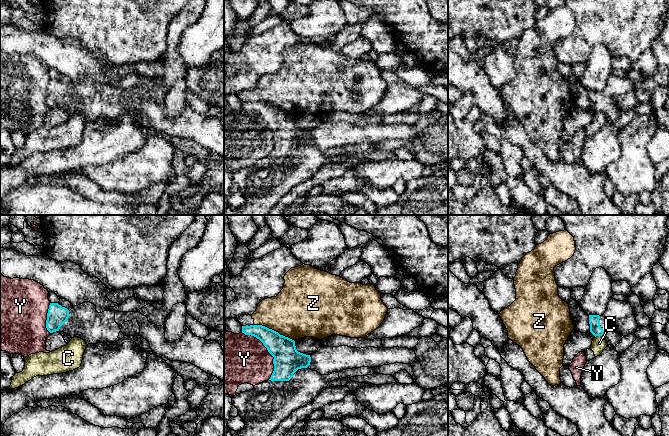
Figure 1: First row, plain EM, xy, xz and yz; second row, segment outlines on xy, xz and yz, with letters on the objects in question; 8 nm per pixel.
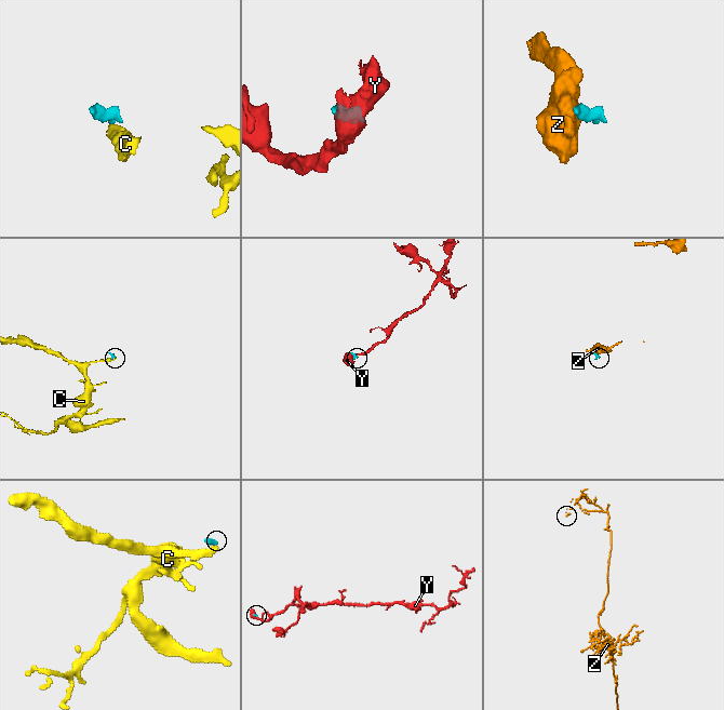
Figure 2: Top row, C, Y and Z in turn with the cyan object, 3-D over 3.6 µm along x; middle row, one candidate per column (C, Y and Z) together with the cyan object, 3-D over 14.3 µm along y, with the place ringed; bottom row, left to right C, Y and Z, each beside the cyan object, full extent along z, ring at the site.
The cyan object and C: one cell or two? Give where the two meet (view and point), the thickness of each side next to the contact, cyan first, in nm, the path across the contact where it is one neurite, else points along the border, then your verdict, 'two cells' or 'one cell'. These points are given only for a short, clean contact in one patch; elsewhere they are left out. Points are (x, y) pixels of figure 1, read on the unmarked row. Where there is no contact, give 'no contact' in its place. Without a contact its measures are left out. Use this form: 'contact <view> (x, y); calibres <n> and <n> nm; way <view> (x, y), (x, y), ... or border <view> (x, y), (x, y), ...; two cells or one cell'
contact yz (598, 111); calibres 90 and 120 nm; border yz (601, 111), (595, 113); two cells

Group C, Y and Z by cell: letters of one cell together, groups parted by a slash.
C / Y / Z

